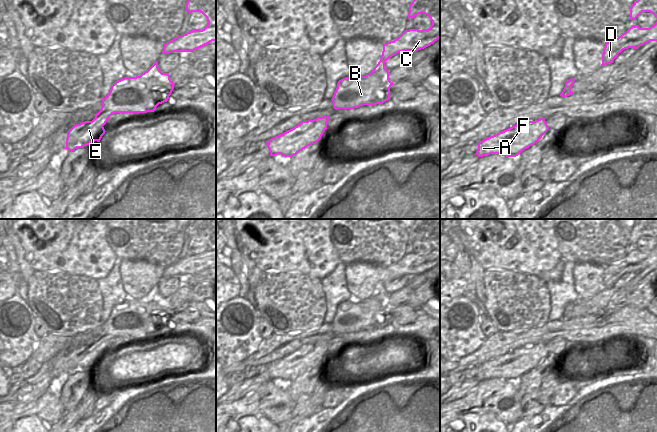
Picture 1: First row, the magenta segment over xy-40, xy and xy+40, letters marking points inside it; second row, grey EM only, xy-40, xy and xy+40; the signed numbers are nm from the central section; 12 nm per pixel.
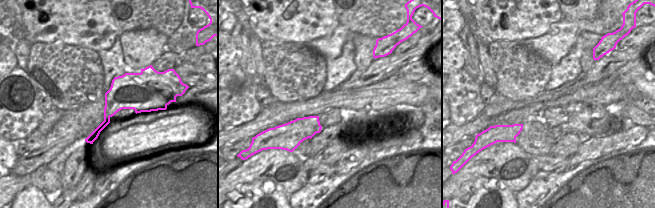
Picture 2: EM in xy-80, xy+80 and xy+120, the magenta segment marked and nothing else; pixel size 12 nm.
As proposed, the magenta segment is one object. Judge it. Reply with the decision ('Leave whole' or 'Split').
Split.

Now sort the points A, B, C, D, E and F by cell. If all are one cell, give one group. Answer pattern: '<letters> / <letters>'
A B E F / C D

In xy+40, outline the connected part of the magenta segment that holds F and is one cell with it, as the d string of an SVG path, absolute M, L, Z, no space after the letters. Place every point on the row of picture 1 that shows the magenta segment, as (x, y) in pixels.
M545 118L516 124L479 142L475 154L478 157L490 154L516 157L538 142L548 130Z

